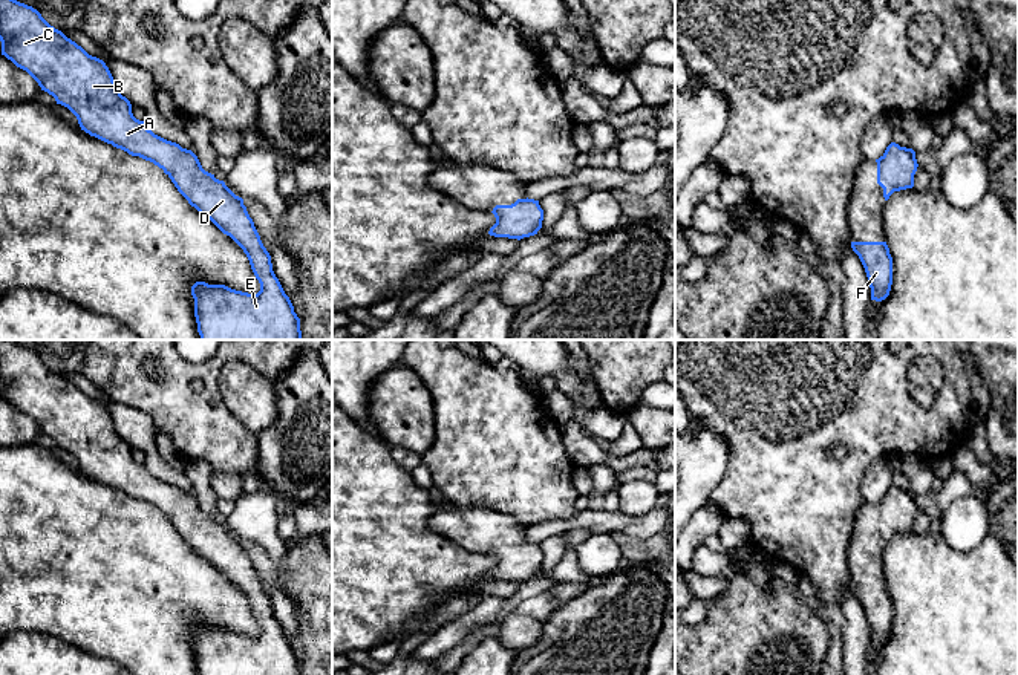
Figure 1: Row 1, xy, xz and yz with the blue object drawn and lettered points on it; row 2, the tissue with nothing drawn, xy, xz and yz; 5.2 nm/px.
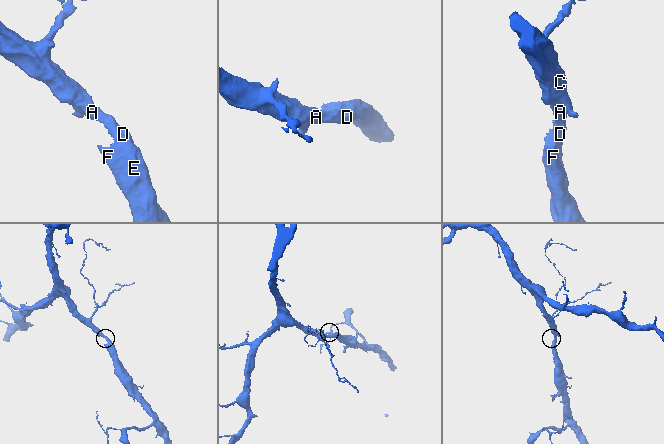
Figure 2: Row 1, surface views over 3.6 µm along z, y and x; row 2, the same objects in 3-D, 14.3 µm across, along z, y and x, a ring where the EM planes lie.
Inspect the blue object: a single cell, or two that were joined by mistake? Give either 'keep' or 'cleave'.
keep

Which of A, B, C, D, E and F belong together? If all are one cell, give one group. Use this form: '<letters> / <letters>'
A B C D E F

